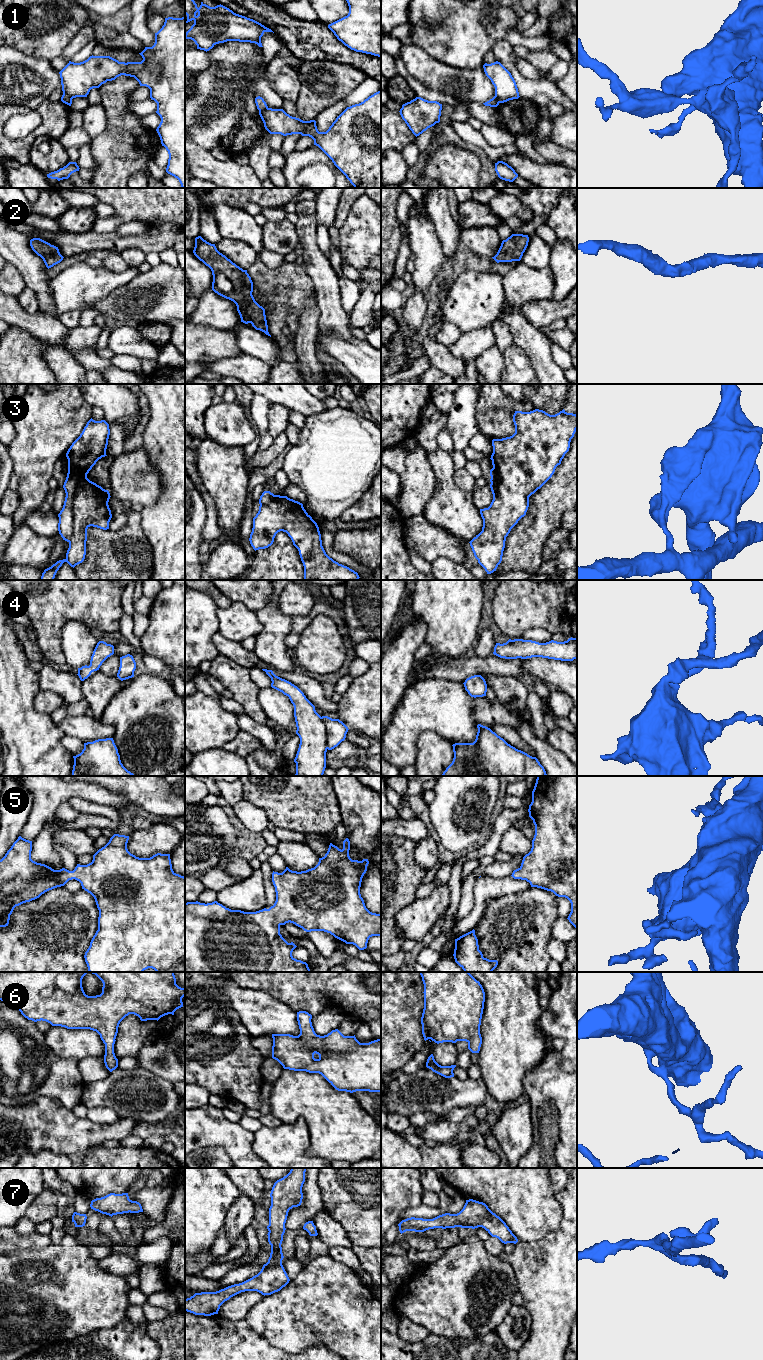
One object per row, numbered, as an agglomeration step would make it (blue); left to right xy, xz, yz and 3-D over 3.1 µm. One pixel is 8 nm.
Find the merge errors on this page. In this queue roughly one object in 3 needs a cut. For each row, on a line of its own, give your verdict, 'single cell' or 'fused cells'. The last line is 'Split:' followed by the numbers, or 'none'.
1: fused cells
2: single cell
3: fused cells
4: single cell
5: single cell
6: single cell
7: single cell
Split: 1, 3

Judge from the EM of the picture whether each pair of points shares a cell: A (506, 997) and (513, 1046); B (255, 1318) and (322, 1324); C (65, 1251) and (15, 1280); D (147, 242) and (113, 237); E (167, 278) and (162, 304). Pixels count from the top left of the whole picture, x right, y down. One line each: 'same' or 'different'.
A: same
B: same
C: same
D: same
E: same

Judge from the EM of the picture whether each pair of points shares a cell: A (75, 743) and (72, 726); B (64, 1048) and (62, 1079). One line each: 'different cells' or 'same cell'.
A: different cells
B: different cells

